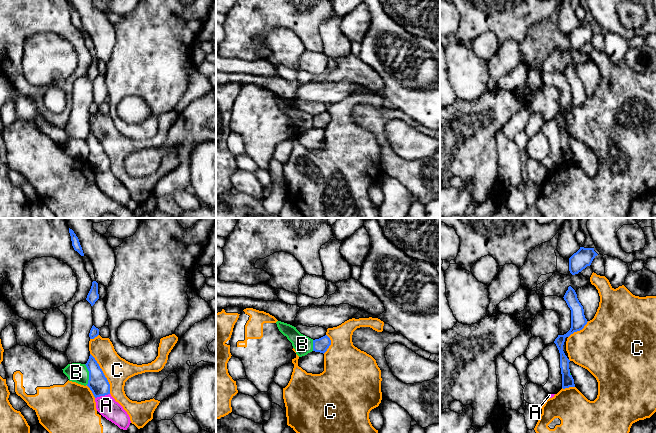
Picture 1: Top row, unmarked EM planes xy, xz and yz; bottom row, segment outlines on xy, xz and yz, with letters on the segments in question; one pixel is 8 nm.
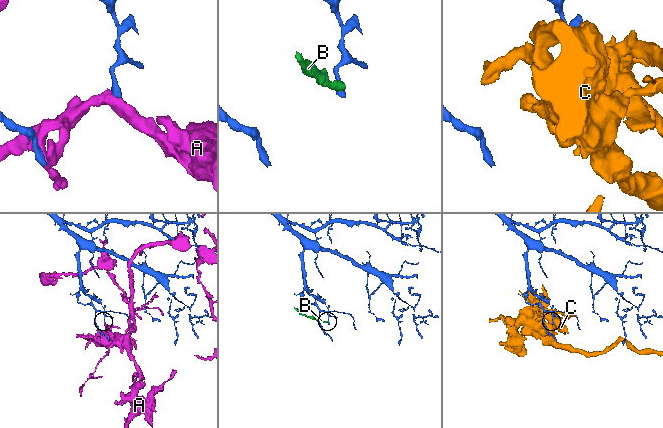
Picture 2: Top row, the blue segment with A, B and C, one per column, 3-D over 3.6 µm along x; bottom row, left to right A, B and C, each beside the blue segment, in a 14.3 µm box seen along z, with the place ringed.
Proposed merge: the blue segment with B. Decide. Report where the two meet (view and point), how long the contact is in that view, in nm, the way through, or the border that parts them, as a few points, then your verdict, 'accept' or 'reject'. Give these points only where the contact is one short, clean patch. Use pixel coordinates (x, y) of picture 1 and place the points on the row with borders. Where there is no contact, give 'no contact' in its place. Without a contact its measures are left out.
contact xy (89, 374); length 170 nm; border xy (84, 364), (88, 371), (87, 384); reject

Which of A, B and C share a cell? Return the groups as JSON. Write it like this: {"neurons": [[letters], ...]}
{"neurons": [["A"], ["B"], ["C"]]}

